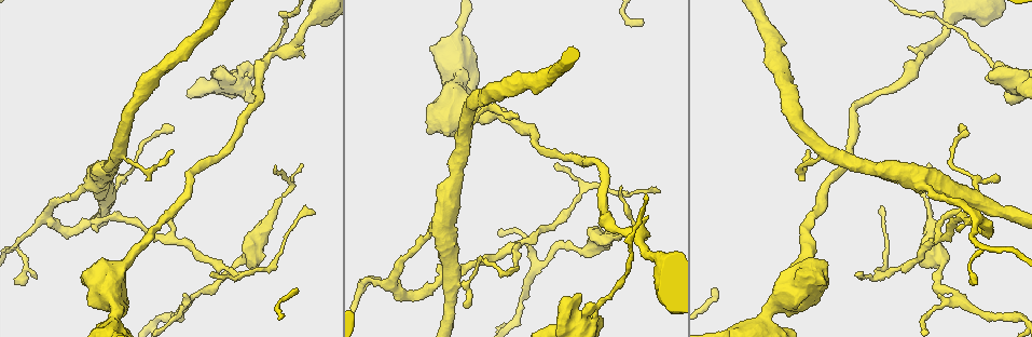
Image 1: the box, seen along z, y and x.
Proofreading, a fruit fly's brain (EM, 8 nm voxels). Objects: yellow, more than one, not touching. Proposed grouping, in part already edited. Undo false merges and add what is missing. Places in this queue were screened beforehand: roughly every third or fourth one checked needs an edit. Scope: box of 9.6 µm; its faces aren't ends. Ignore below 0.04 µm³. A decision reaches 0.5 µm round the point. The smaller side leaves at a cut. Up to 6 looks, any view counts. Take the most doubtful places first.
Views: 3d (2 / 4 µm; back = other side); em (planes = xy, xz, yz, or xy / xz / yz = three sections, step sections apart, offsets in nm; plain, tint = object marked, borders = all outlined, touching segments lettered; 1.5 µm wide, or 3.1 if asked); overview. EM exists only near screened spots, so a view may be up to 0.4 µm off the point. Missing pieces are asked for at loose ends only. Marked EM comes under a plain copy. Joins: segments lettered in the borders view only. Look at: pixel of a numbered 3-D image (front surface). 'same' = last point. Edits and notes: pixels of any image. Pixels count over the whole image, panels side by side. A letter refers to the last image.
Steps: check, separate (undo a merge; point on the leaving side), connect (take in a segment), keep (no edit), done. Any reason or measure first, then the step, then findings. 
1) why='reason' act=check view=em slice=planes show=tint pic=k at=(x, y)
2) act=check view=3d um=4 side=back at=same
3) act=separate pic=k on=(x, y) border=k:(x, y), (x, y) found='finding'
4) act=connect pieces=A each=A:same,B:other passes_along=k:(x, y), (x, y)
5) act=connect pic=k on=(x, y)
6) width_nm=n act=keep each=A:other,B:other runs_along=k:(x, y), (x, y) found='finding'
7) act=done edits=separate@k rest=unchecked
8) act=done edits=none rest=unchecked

why='thin end' act=check view=em slice=planes show=borders pic=1 at=(929, 164)

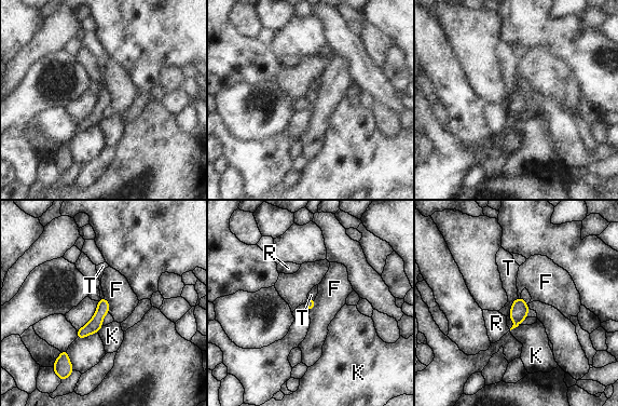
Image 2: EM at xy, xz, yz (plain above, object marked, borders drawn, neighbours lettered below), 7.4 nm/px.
width_nm=70 act=keep each=F:other,K:other,R:other,T:other runs_along=2:(102, 300), (101, 312), (79, 336) found='no lettered segment goes on from it'

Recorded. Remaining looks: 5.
why='sudden change in width' act=check view=em slice=planes show=borders pic=1 at=(588, 308)

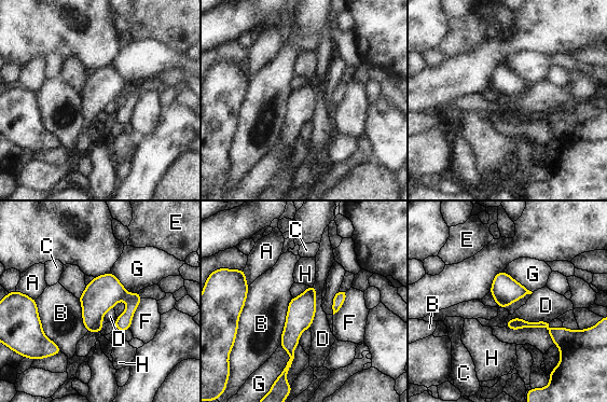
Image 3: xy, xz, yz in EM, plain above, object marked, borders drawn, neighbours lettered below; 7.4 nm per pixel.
width_nm=160 act=separate pic=3 on=(597, 336) each=A:other,B:other,C:other,D:other,E:other,F:other,G:other,H:other border=3:(571, 343), (557, 346) found='two neurons meet here'

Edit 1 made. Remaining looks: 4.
act=check view=overview

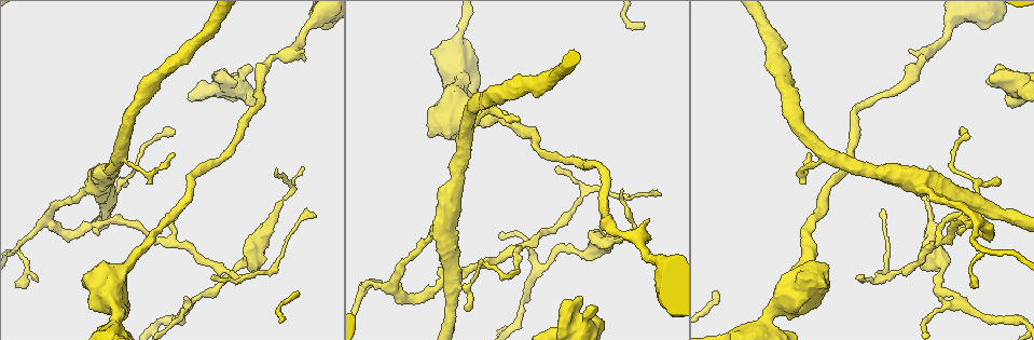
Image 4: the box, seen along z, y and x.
why='free end' act=check view=em slice=xy step=8 show=tint pic=4 at=(962, 213)

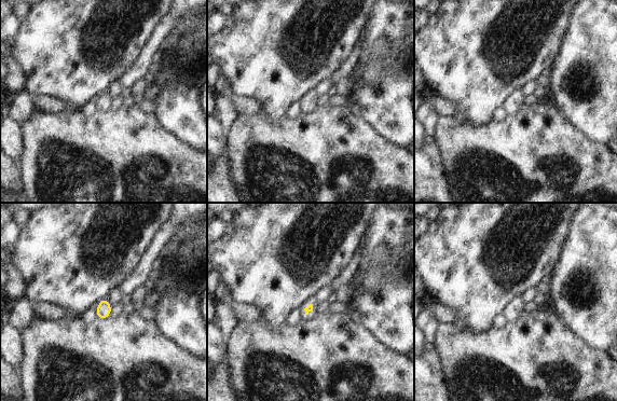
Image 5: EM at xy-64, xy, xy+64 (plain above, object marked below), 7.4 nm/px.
why='another direction' act=check view=em slice=planes show=borders at=same

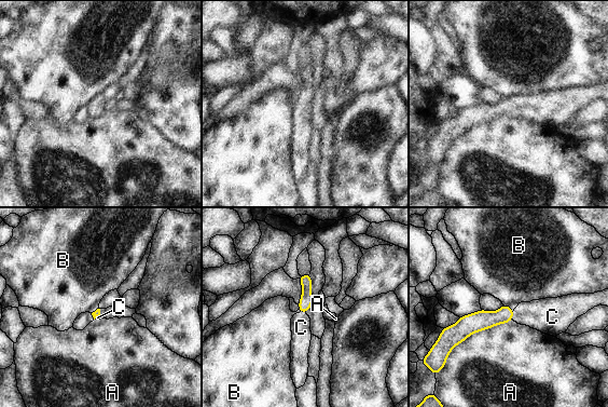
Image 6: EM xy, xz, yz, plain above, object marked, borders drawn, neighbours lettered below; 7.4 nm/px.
act=connect pieces=C each=A:other,B:other,C:same found='it goes on there'

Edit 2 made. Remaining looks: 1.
act=done edits=separate@3,connect@6 rest=unchecked

